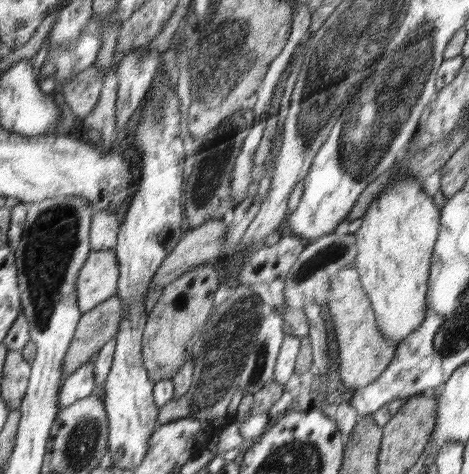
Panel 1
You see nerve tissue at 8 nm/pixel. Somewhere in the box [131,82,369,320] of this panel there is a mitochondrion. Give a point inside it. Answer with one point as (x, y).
(206, 182)

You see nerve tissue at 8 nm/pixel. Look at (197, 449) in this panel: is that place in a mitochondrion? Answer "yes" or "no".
no

